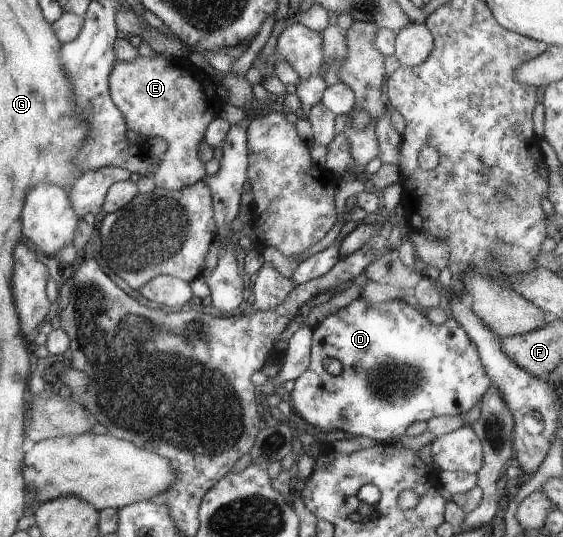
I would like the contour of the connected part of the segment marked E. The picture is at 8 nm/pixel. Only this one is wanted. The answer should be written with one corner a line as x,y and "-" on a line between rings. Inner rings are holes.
154,52
151,57
136,55
131,61
116,61
108,73
108,84
110,98
123,114
127,129
140,132
146,138
158,136
168,145
164,154
161,154
162,160
152,177
155,186
173,191
200,181
205,173
204,164
196,155
197,144
203,140
208,123
219,114
223,106
222,100
217,96
217,85
213,79
192,64
175,62

